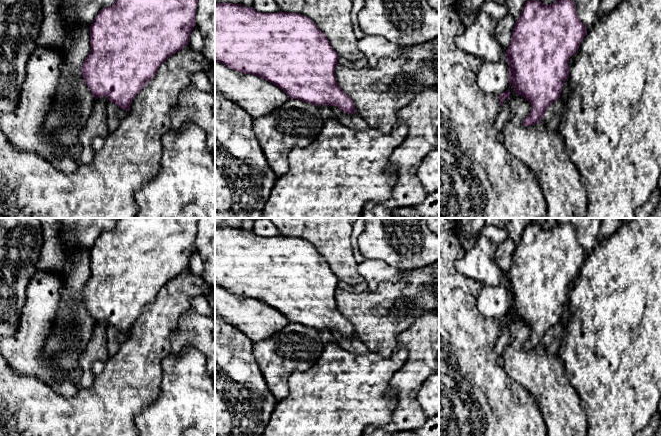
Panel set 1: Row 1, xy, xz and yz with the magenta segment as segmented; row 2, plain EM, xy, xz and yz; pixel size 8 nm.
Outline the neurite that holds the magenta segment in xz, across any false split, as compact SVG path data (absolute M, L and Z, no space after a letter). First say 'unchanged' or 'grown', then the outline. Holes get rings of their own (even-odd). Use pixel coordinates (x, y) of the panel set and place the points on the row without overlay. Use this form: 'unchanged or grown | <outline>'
unchanged | M215 227L215 285L241 297L251 298L259 302L263 302L282 313L292 323L311 327L318 331L321 329L329 329L331 331L337 330L344 337L355 338L356 334L353 324L338 310L336 305L335 293L338 289L338 282L339 279L332 272L324 256L322 256L311 243L304 239L281 235L277 237L261 237L254 234L253 231L244 231L241 227Z

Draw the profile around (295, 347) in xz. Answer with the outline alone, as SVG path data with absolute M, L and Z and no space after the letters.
M289 322L270 338L253 344L253 355L276 401L289 394L288 379L295 371L309 370L325 344L311 327Z

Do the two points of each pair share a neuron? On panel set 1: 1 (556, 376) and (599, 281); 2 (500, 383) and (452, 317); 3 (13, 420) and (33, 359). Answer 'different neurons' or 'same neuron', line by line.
1: different neurons
2: same neuron
3: different neurons

